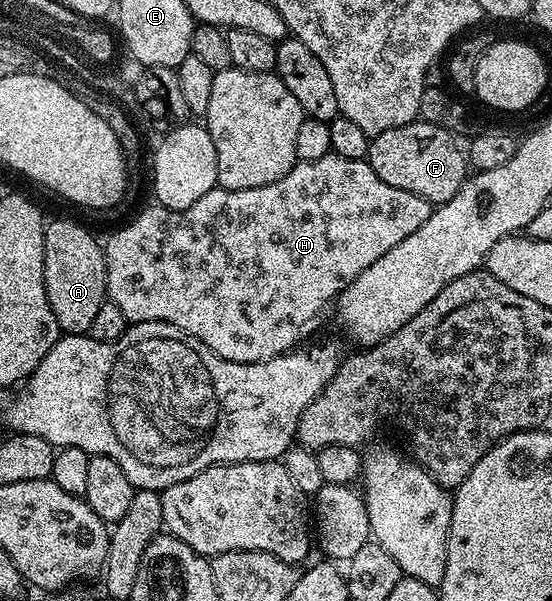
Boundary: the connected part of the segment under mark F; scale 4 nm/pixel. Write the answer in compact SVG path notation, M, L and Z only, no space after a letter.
M420 118L410 124L383 130L383 134L372 137L369 142L368 161L371 170L399 190L419 194L419 198L429 201L430 205L445 204L463 186L467 179L467 156L456 144L454 133L437 124L429 124Z

